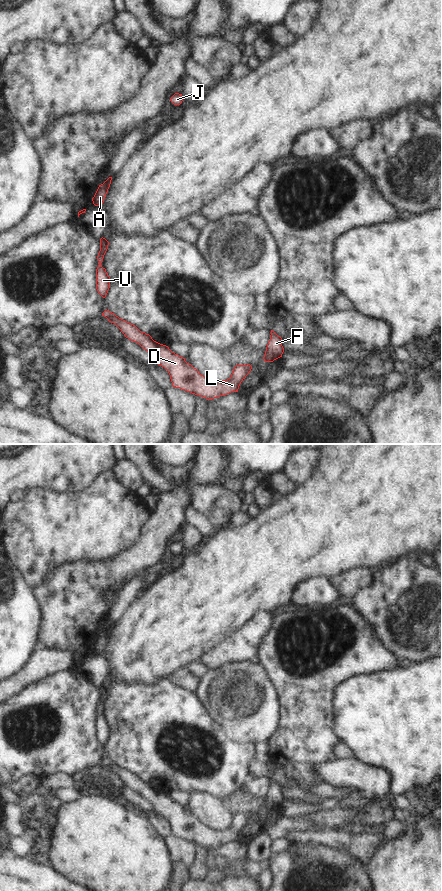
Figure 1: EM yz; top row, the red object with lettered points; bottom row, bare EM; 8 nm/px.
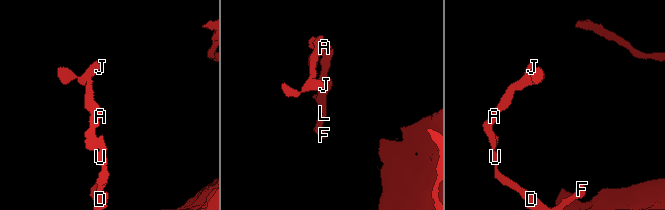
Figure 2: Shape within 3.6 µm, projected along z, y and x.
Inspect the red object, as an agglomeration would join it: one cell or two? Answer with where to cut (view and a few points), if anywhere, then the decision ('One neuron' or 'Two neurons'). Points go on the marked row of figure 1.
No split. One neuron

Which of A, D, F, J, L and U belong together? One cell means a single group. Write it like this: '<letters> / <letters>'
A D F J L U

